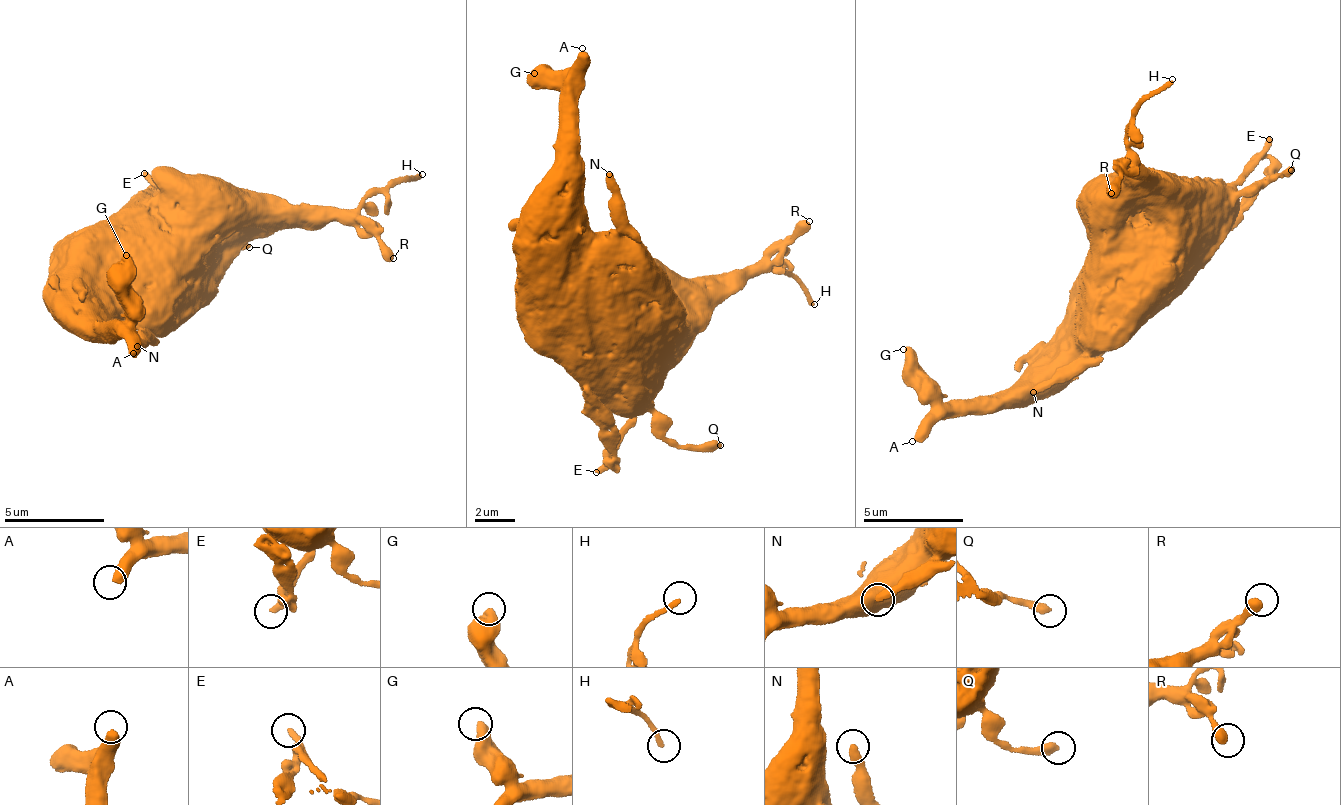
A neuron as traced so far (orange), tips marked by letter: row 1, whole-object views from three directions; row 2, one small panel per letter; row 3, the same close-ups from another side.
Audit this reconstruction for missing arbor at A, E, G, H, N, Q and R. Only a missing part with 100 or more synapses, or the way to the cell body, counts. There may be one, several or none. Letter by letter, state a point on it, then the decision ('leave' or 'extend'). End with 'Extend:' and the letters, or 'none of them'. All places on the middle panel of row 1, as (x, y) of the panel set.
A: at (582, 48); extend
E: at (596, 472); leave
G: at (534, 73); leave
H: at (814, 304); leave
N: at (609, 174); leave
Q: at (720, 445); leave
R: at (809, 221); leave
Extend: A

